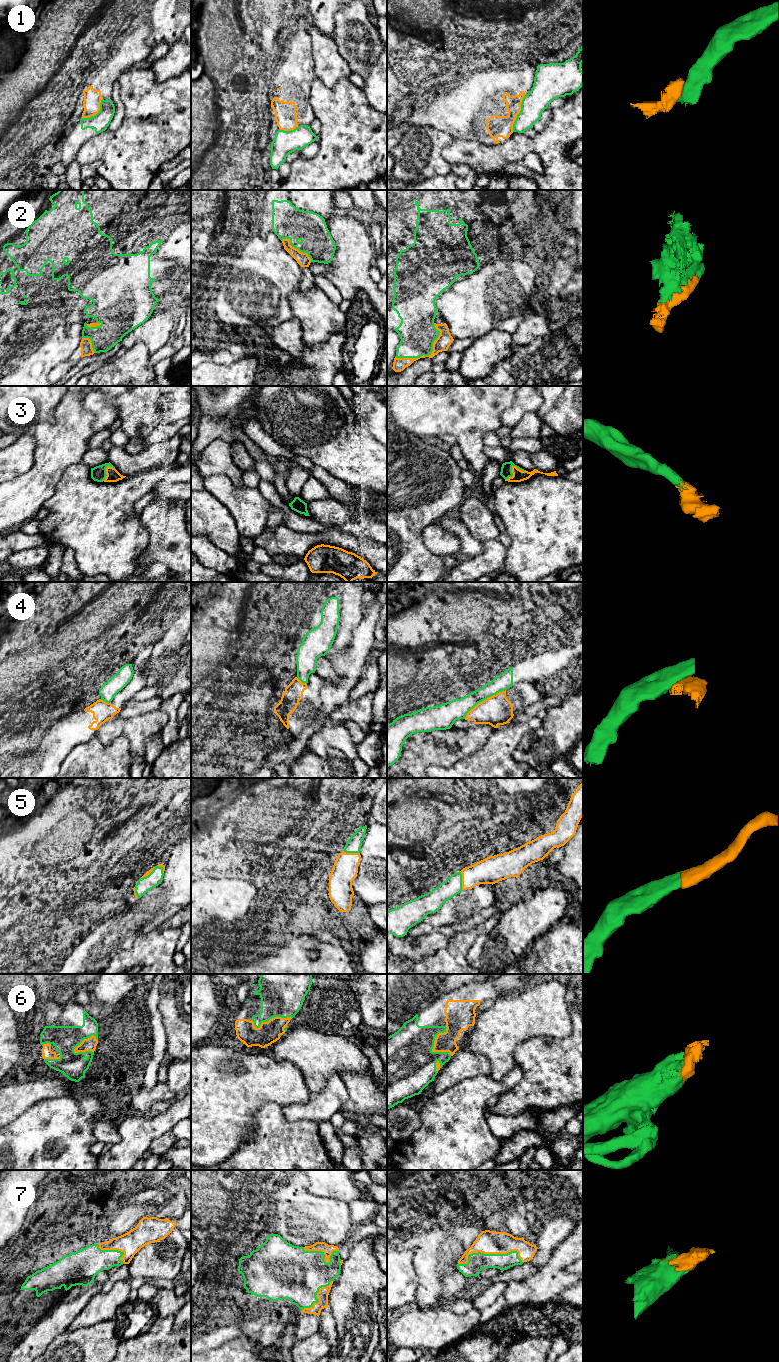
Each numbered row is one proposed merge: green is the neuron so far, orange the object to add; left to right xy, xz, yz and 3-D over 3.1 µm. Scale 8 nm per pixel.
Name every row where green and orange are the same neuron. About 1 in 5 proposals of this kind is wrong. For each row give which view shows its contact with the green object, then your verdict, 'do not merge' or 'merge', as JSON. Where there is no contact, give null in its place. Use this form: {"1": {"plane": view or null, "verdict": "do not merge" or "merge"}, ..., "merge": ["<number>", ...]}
{"1": {"plane": "yz", "verdict": "do not merge"}, "2": {"plane": "yz", "verdict": "merge"}, "3": {"plane": "yz", "verdict": "merge"}, "4": {"plane": "yz", "verdict": "do not merge"}, "5": {"plane": "yz", "verdict": "merge"}, "6": {"plane": "yz", "verdict": "merge"}, "7": {"plane": "yz", "verdict": "merge"}, "merge": ["2", "3", "5", "6", "7"]}

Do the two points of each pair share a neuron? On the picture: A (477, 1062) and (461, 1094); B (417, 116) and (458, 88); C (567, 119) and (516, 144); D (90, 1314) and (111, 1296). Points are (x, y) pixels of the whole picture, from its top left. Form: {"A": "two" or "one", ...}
{"A": "two", "B": "one", "C": "one", "D": "one"}

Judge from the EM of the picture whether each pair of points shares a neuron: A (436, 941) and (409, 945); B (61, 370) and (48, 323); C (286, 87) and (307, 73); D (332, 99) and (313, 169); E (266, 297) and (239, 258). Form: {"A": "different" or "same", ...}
{"A": "same", "B": "different", "C": "same", "D": "same", "E": "same"}

